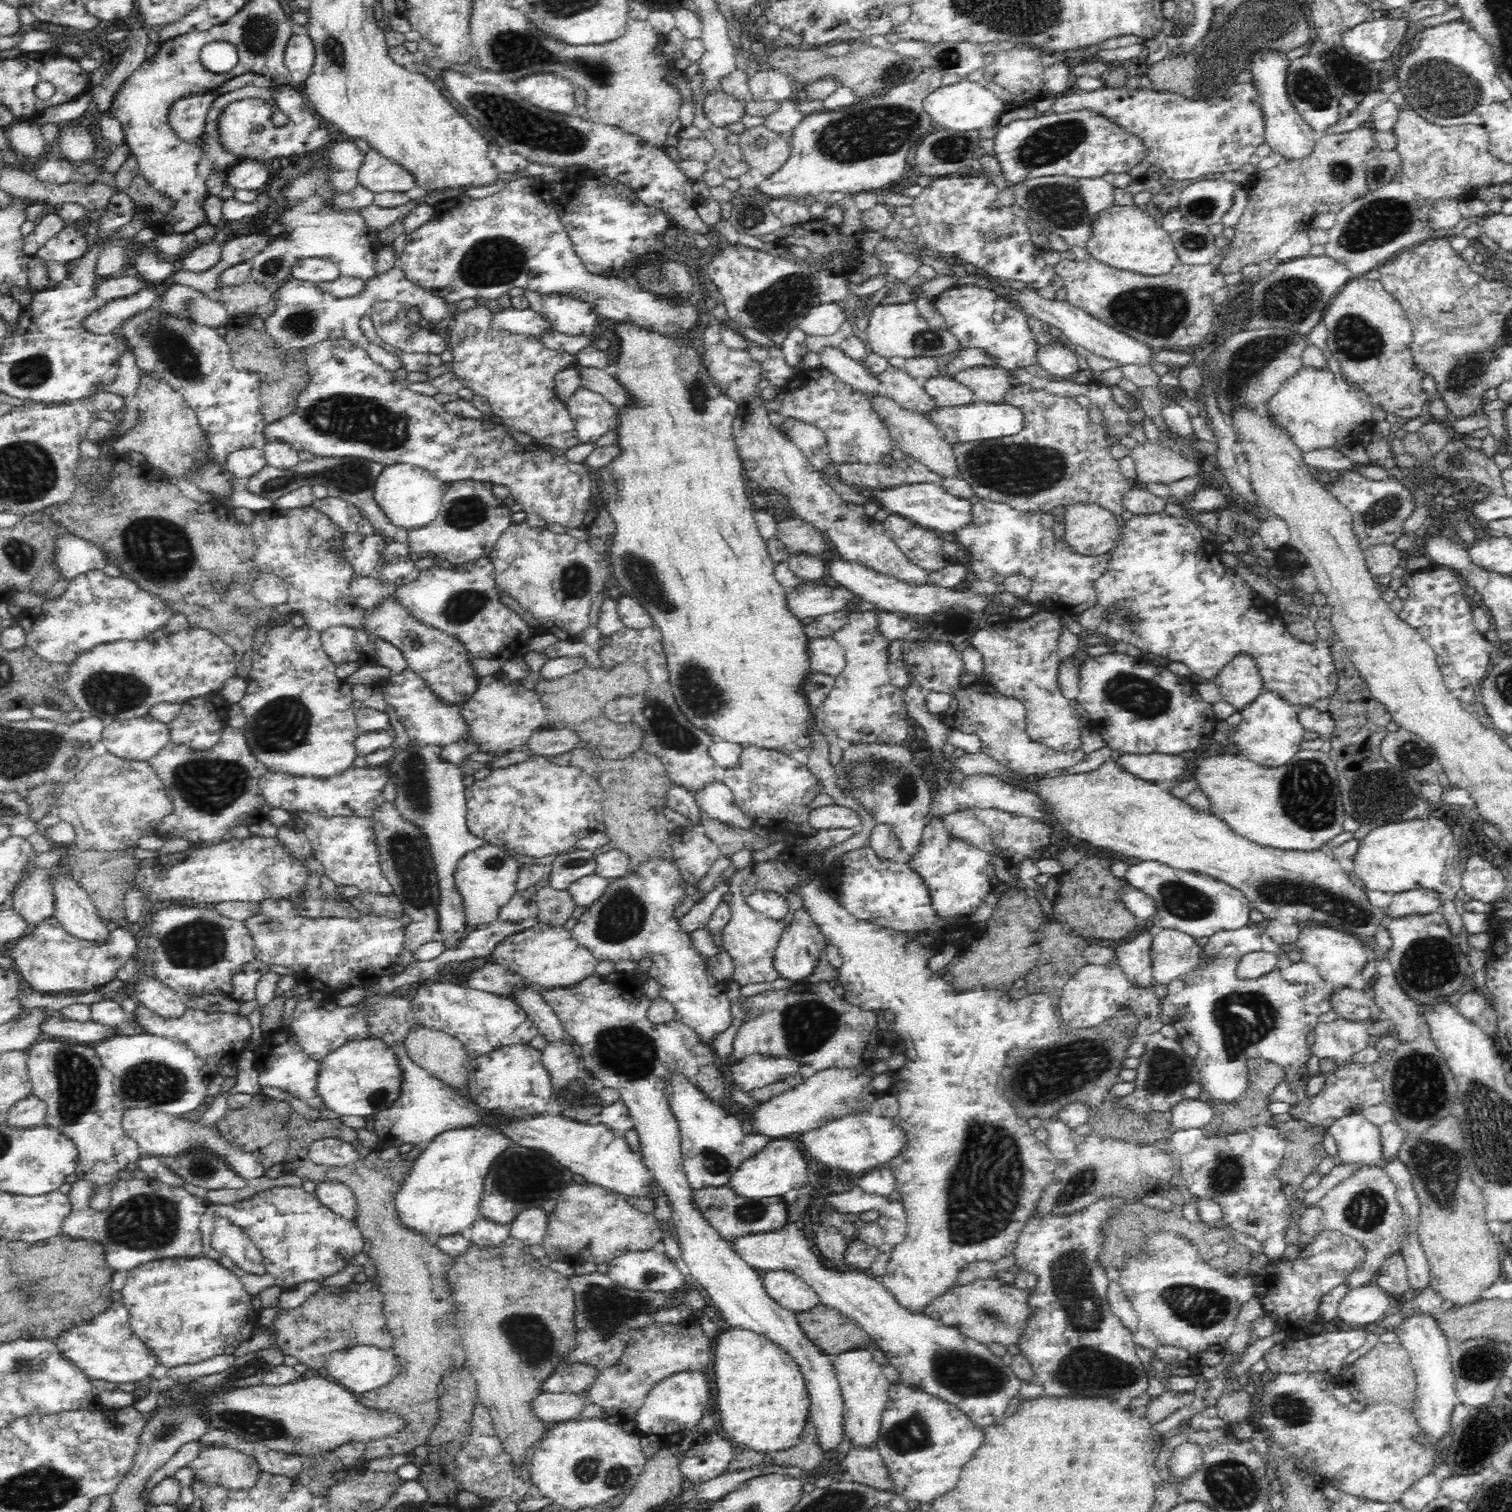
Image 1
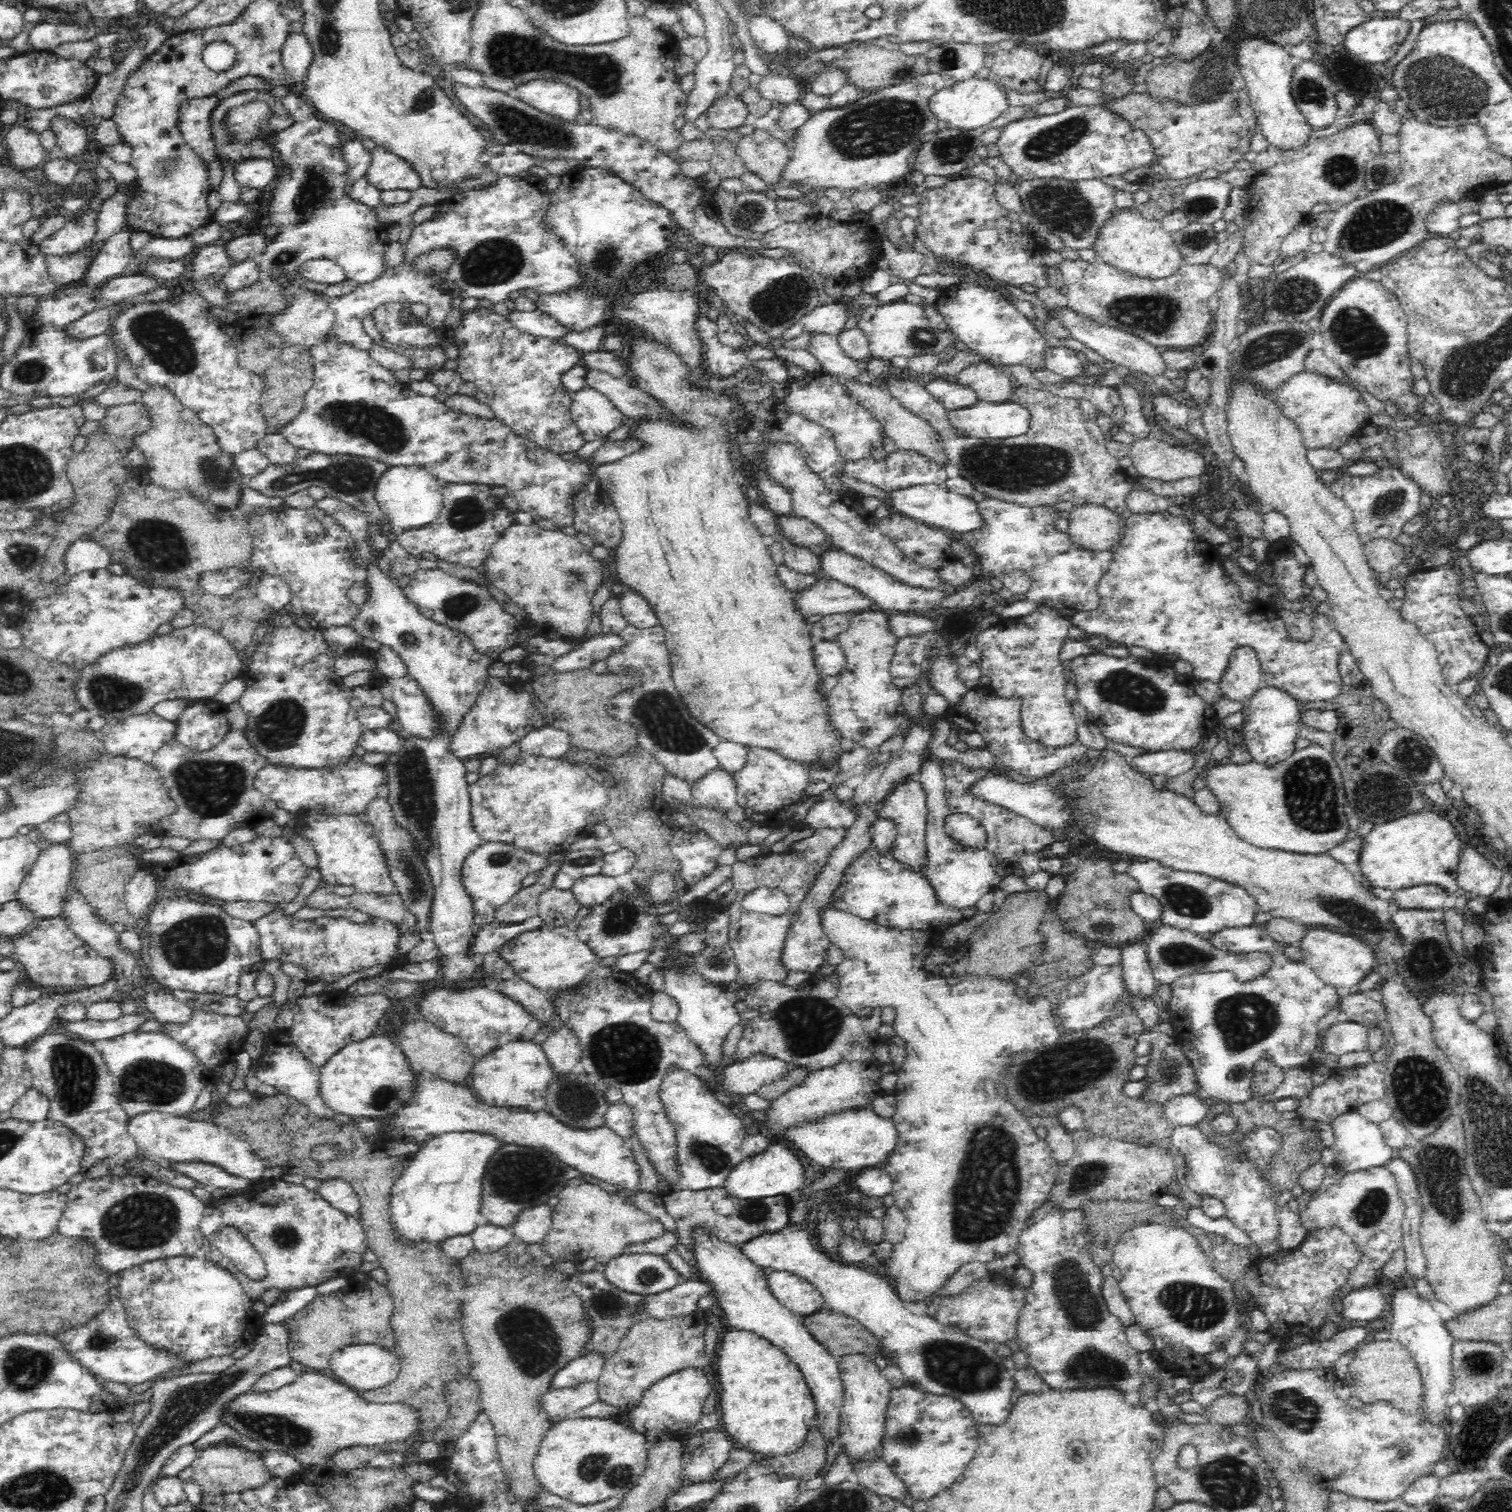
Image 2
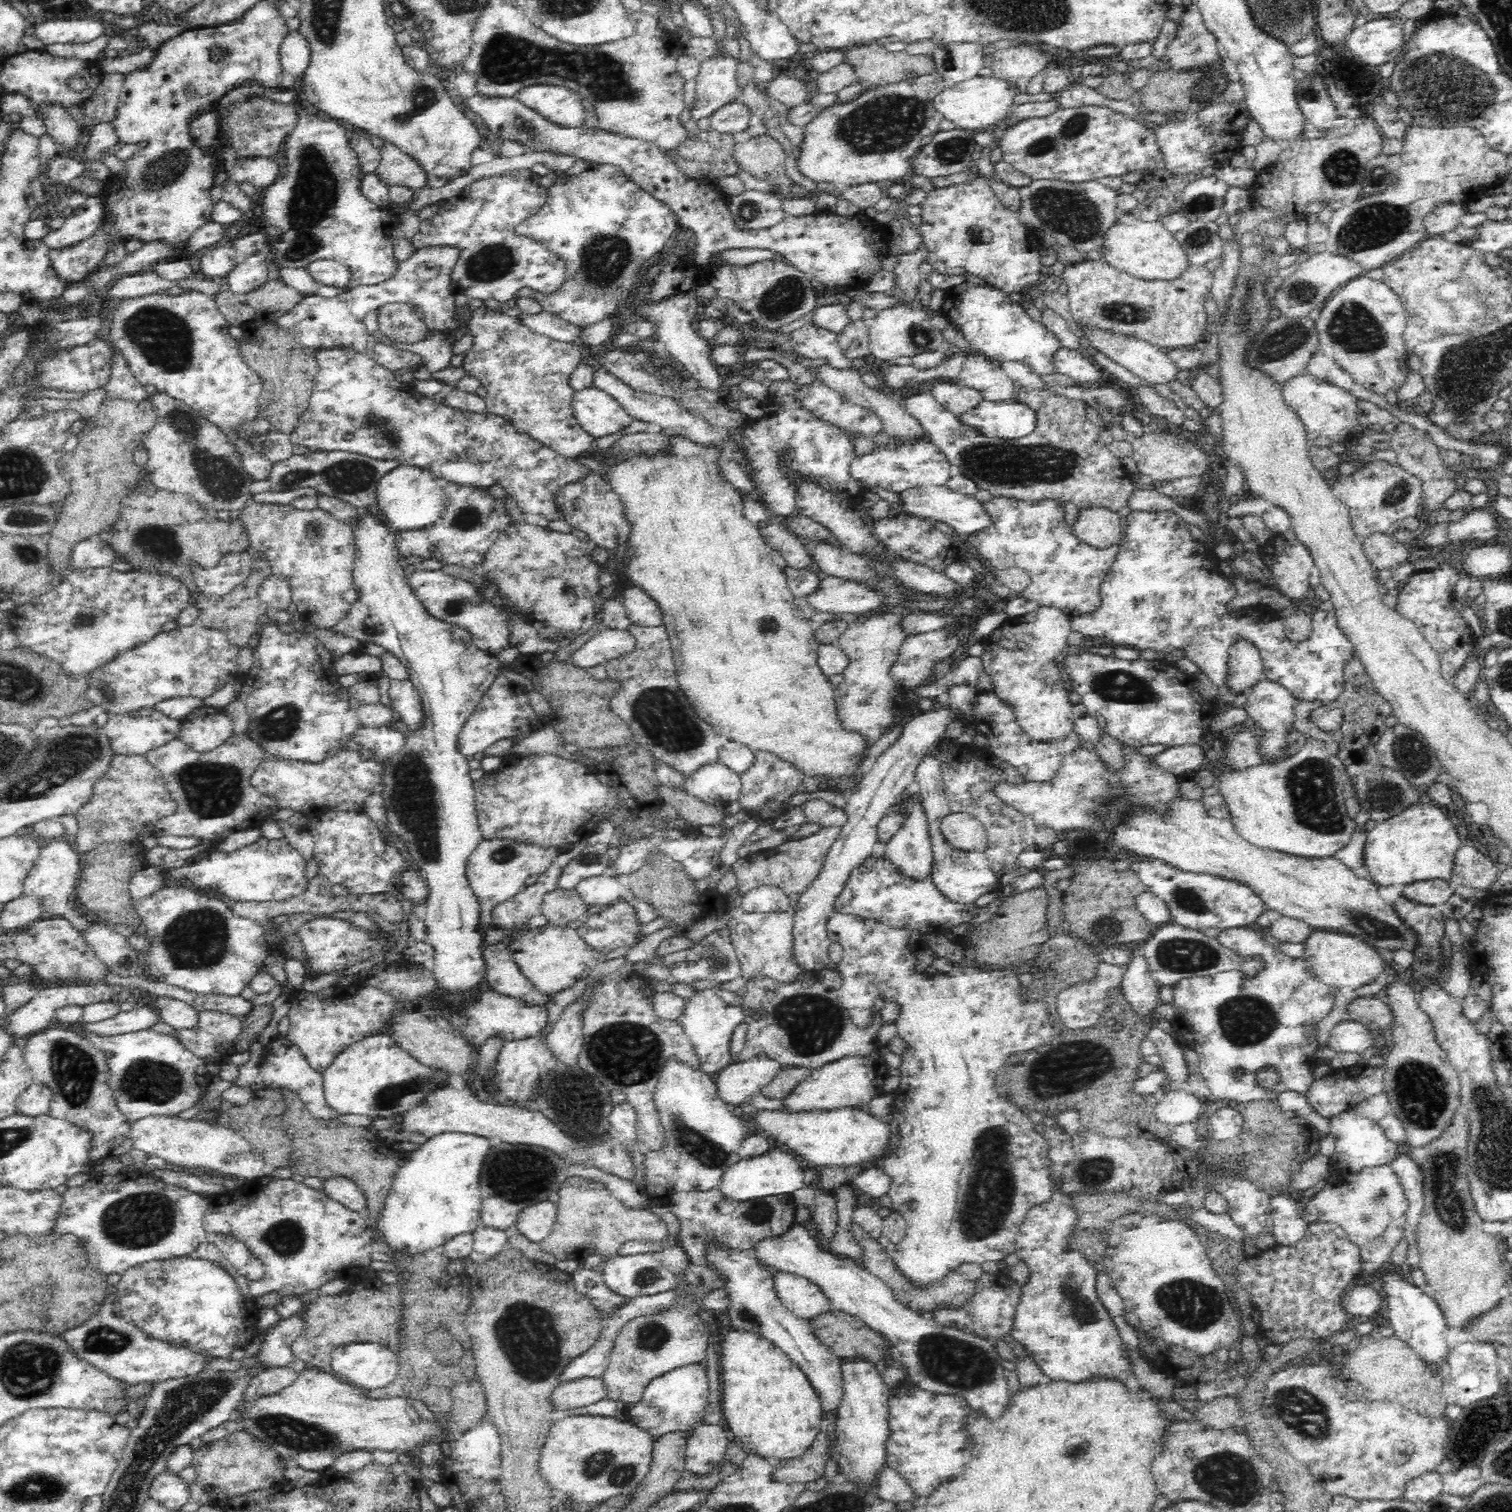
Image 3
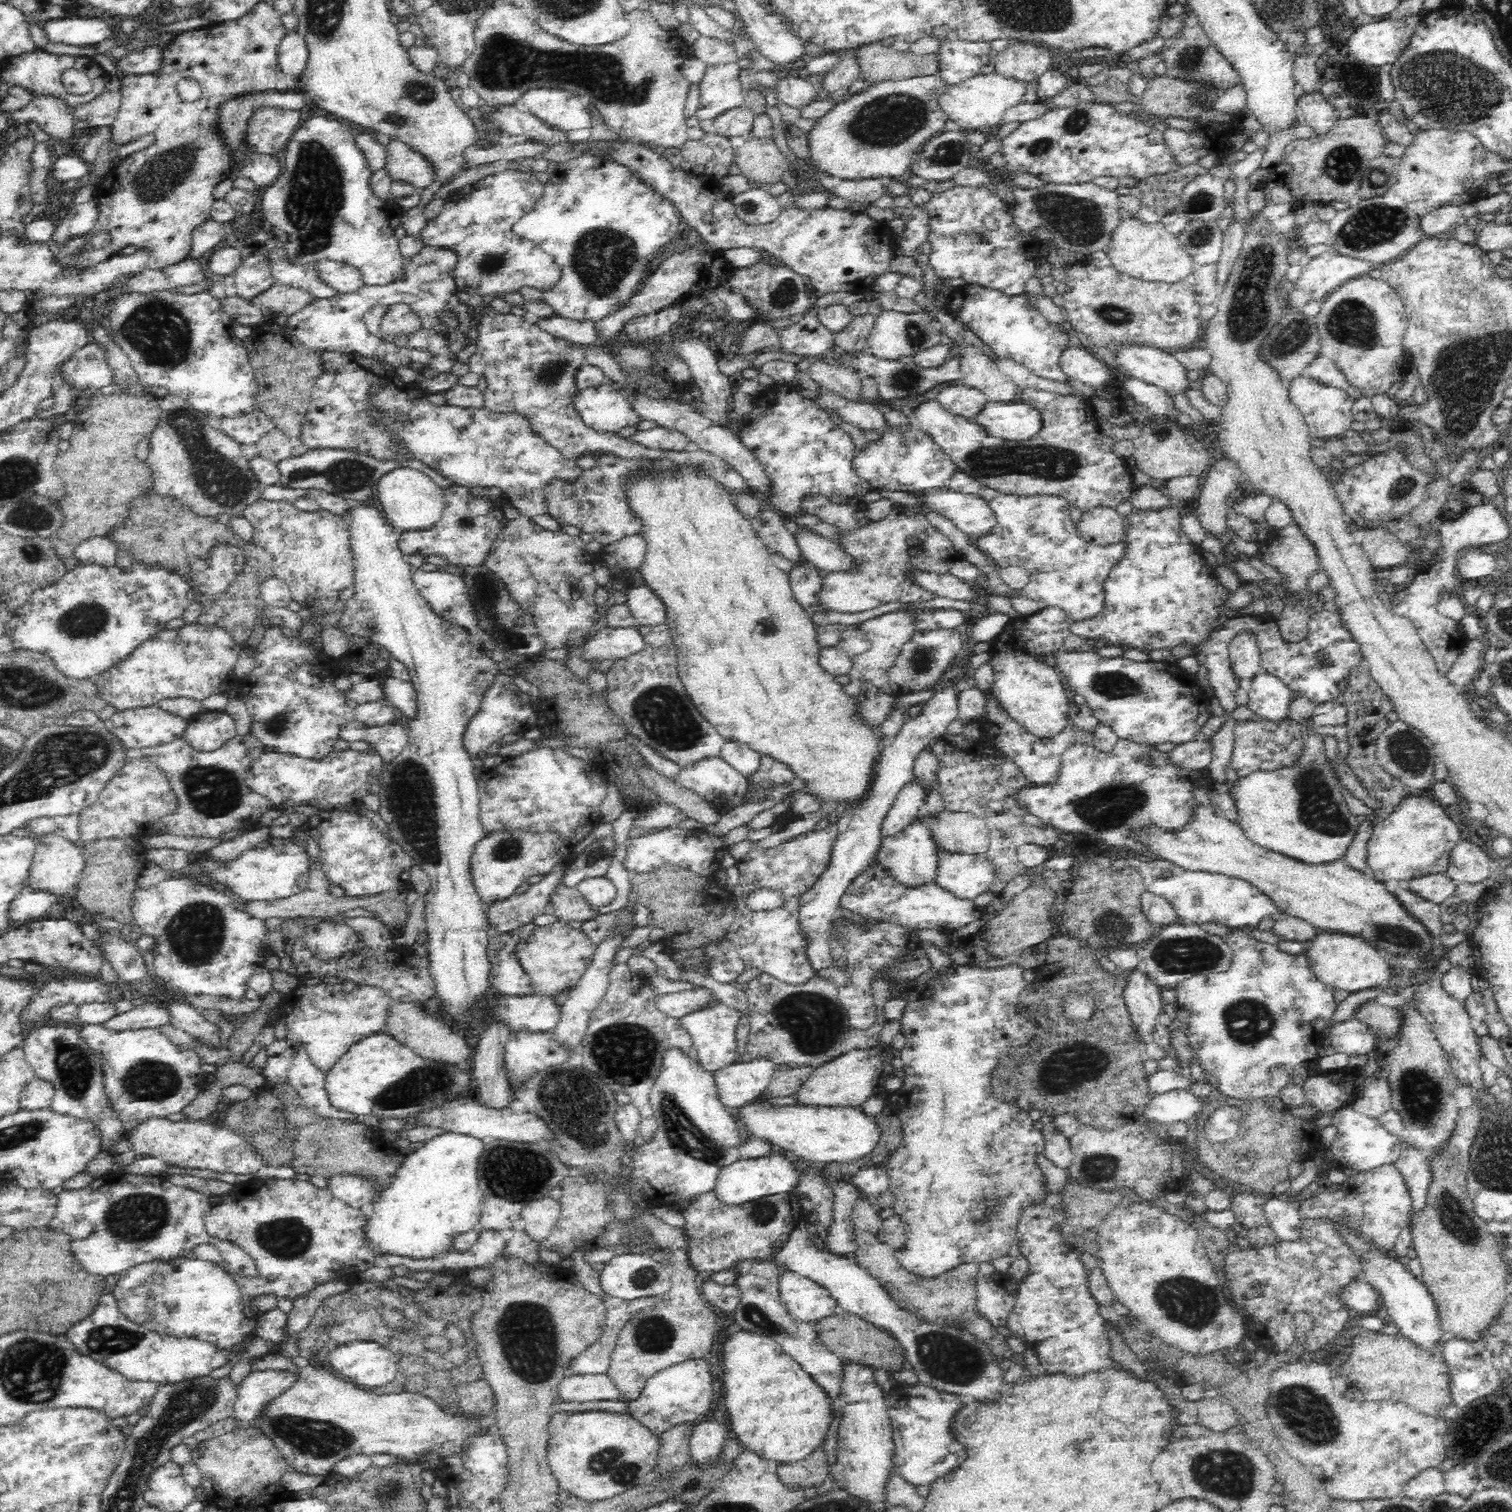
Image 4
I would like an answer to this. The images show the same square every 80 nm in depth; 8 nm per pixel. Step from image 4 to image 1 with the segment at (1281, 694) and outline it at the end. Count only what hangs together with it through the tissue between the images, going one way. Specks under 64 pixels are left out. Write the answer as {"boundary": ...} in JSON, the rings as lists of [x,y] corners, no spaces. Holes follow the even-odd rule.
{"boundary":[[[1263,690],[1254,697],[1243,709],[1238,710],[1241,714],[1241,723],[1236,727],[1233,736],[1235,753],[1244,758],[1268,768],[1276,768],[1281,764],[1288,763],[1289,760],[1298,752],[1300,741],[1303,739],[1305,732],[1298,714],[1300,705],[1294,705],[1284,699],[1280,694],[1272,691]]]}

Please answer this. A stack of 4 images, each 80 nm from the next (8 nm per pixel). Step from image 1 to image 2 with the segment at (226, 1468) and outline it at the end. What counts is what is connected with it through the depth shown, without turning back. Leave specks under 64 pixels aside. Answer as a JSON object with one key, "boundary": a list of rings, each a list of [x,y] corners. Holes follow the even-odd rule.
{"boundary":[[[212,1444],[197,1452],[197,1458],[190,1464],[193,1469],[192,1481],[200,1485],[203,1492],[212,1496],[226,1496],[232,1492],[244,1490],[256,1490],[274,1480],[276,1476],[266,1467],[265,1456],[259,1452],[253,1452],[241,1444]]]}

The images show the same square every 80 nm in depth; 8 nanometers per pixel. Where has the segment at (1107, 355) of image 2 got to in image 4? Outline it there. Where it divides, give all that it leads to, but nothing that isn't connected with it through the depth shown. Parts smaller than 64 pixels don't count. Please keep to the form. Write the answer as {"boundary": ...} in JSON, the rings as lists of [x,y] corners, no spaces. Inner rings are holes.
{"boundary":[[[1126,346],[1115,353],[1117,367],[1137,380],[1164,388],[1170,397],[1186,395],[1197,385],[1188,380],[1187,369],[1173,356],[1173,352]]]}

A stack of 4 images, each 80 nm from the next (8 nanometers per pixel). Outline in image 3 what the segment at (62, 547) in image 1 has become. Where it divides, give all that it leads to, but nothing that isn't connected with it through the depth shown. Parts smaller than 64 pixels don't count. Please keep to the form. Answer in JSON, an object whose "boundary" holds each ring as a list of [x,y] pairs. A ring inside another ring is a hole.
{"boundary":[[[90,538],[76,543],[70,564],[73,569],[104,568],[112,566],[116,557],[112,545],[98,538]]]}

